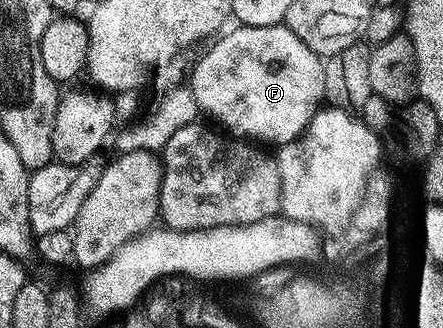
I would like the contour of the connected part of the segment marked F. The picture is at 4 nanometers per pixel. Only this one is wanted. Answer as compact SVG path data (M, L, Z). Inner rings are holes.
M237 24L234 27L230 34L222 33L212 43L214 46L194 64L193 75L187 83L188 89L193 99L197 101L198 111L205 113L206 110L218 122L216 123L218 127L226 126L221 128L228 131L232 137L248 140L253 144L264 144L266 147L286 146L305 131L307 124L326 97L325 68L322 59L315 52L311 52L311 48L307 48L284 24L280 26Z

